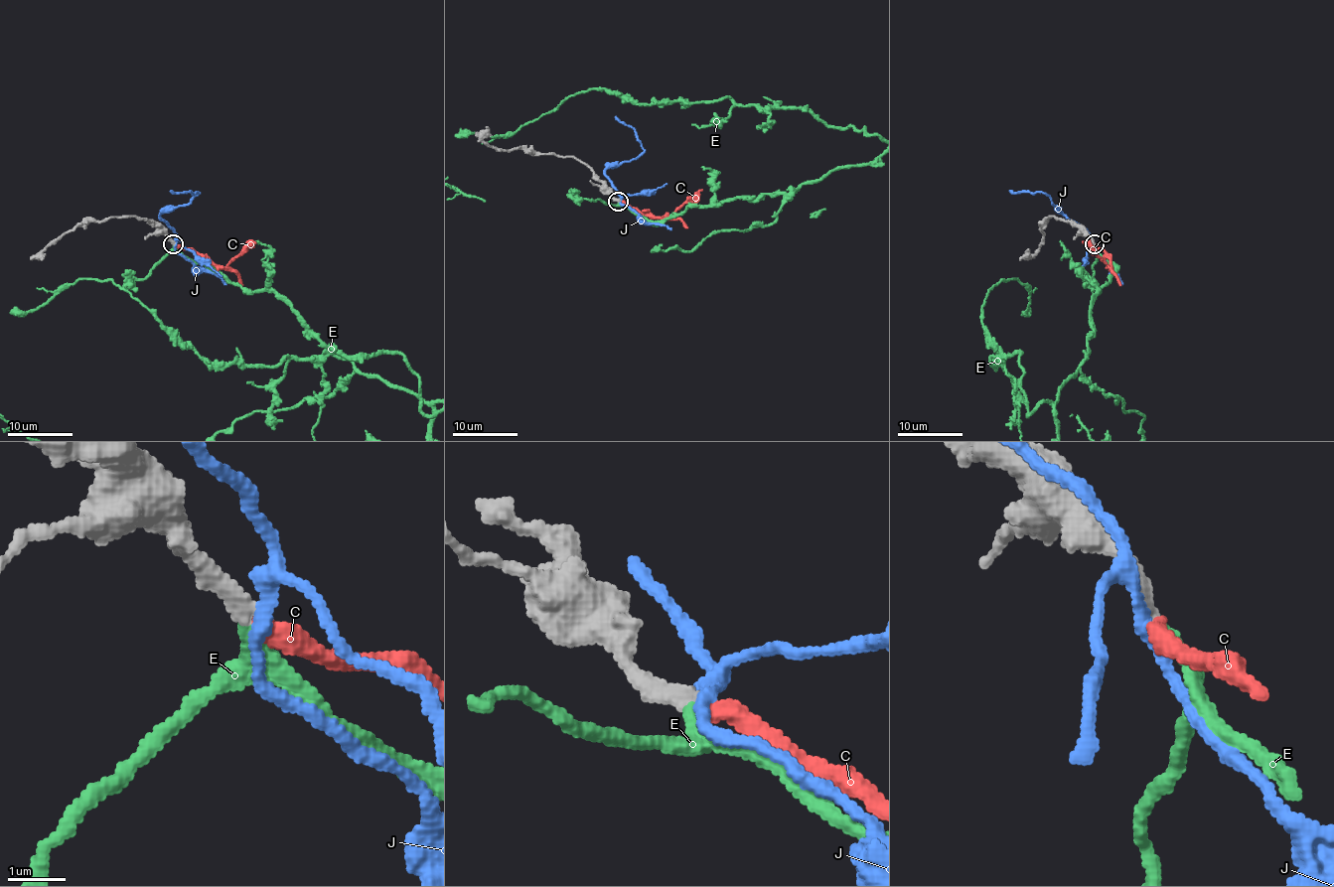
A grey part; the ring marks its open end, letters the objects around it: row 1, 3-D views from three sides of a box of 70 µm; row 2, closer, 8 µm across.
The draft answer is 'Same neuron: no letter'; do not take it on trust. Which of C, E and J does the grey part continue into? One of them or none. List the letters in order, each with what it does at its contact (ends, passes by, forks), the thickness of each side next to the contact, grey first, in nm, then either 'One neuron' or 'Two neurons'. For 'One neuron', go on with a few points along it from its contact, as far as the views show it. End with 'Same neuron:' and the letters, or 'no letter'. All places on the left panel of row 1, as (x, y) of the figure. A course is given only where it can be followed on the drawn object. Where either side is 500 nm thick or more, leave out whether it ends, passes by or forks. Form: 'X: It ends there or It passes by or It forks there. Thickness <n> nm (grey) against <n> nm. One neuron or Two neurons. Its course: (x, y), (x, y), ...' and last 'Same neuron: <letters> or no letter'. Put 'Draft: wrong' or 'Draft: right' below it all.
C: It ends there. Thickness 280 nm (grey) against 340 nm. Two neurons
E: It ends there. Thickness 280 nm (grey) against 280 nm. One neuron
J: It forks there. Thickness 280 nm (grey) against 200 nm. Two neurons
Same neuron: E
Draft: wrong

